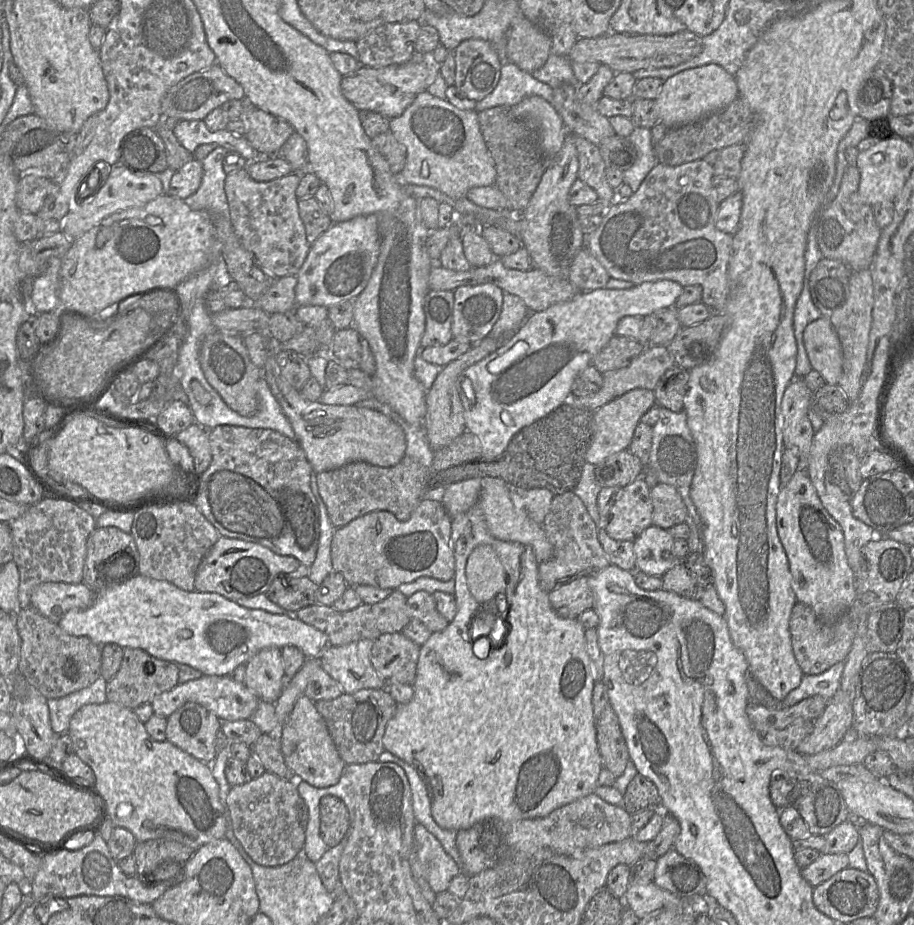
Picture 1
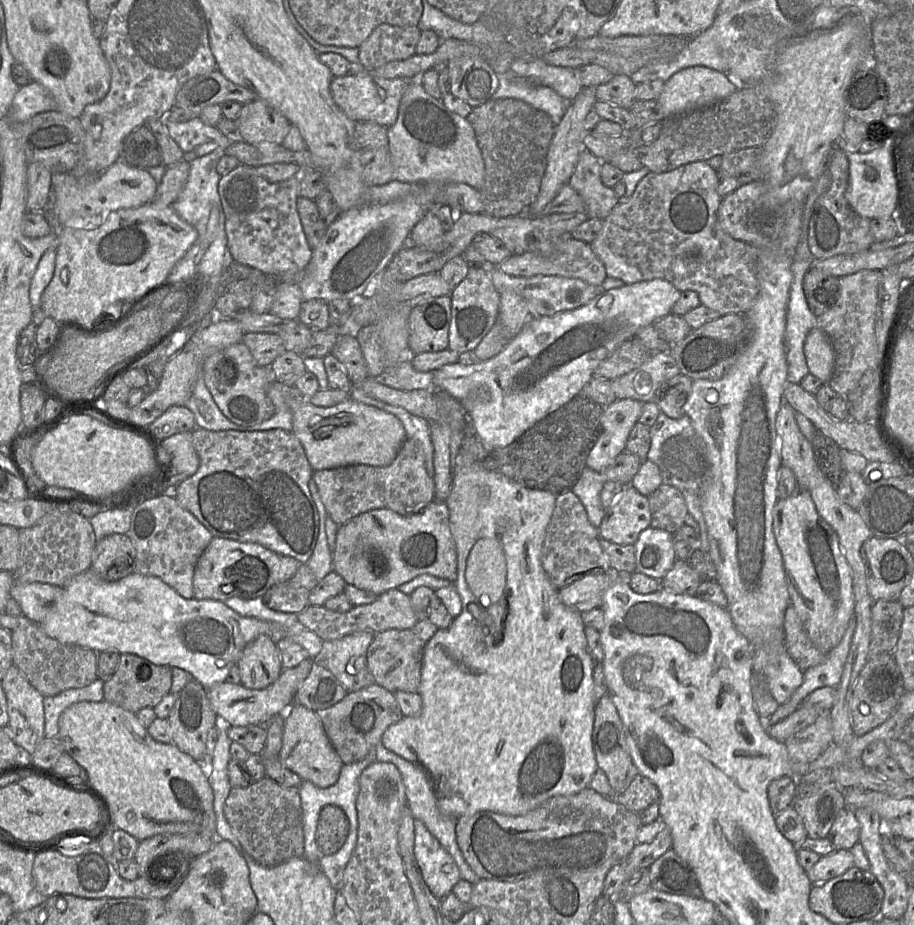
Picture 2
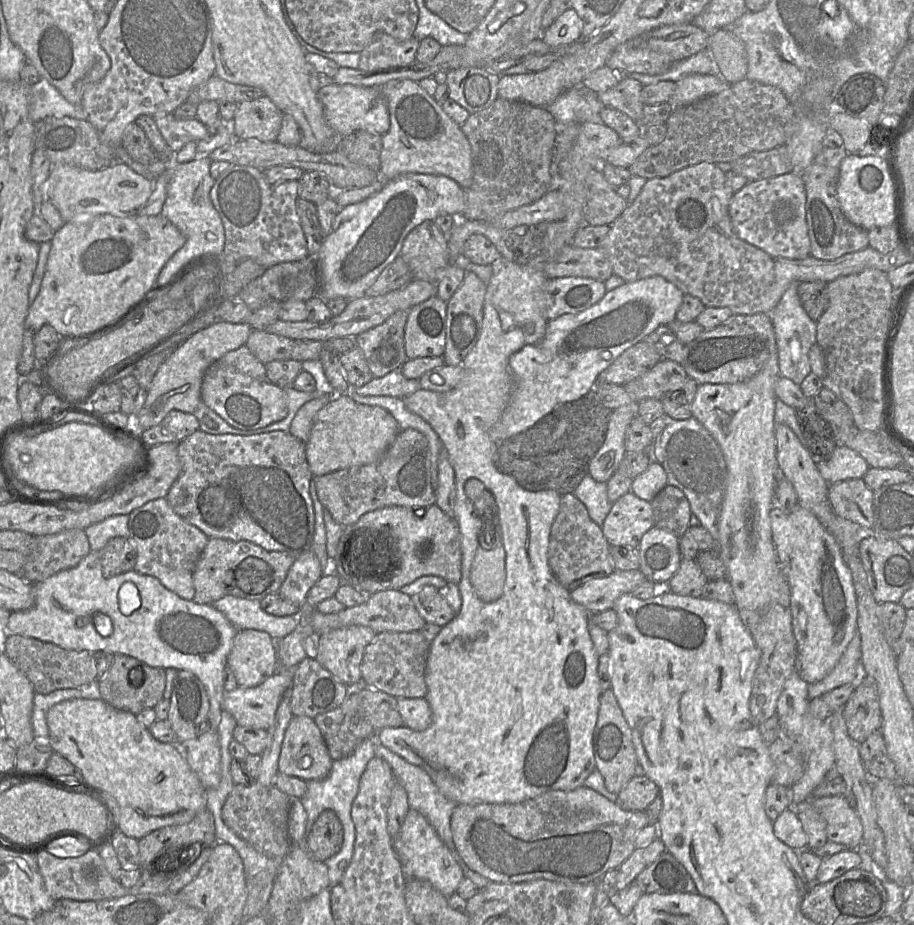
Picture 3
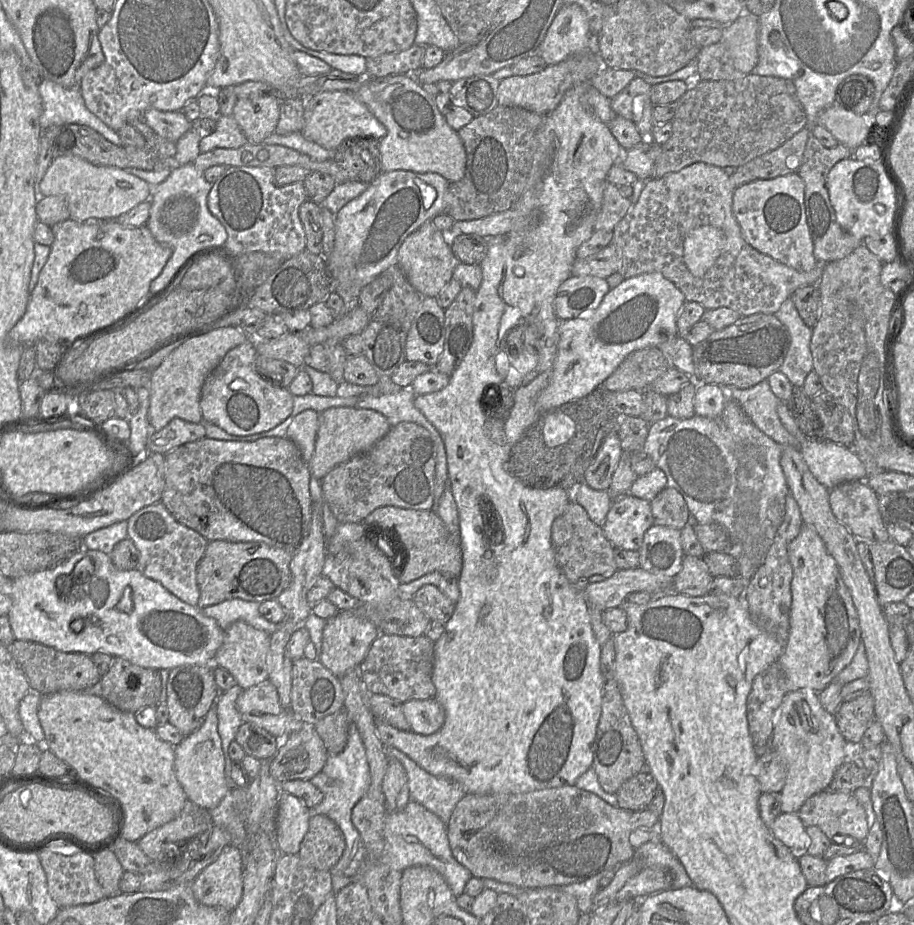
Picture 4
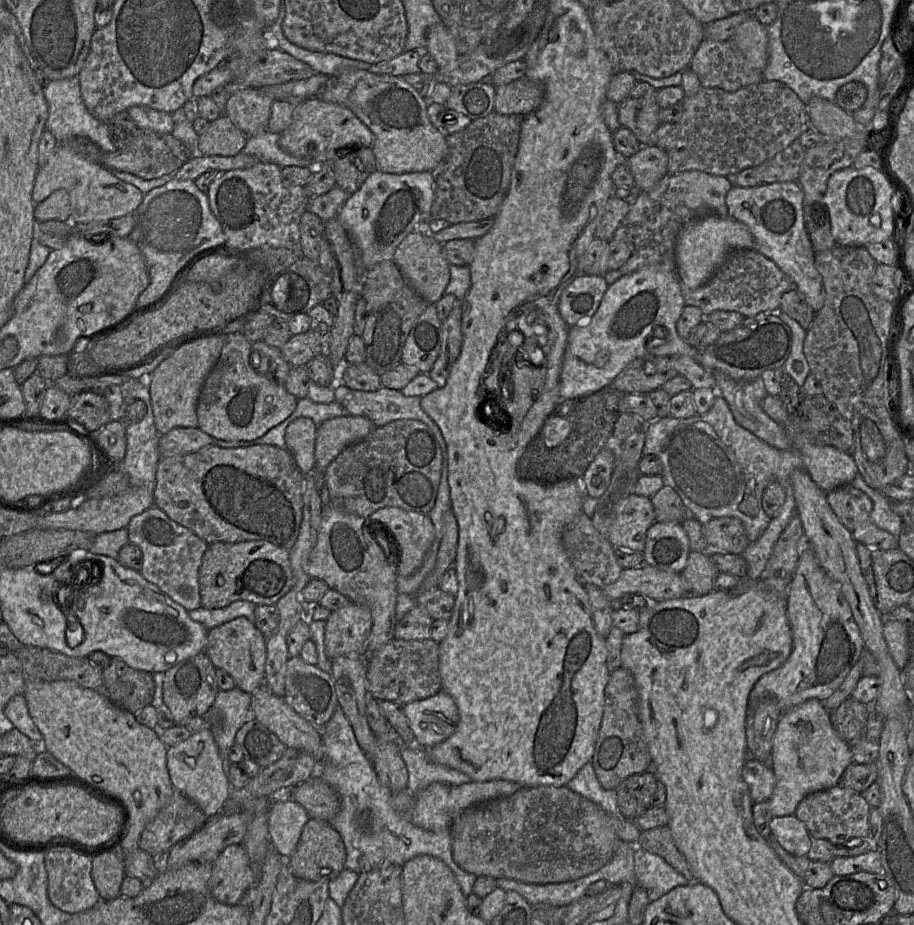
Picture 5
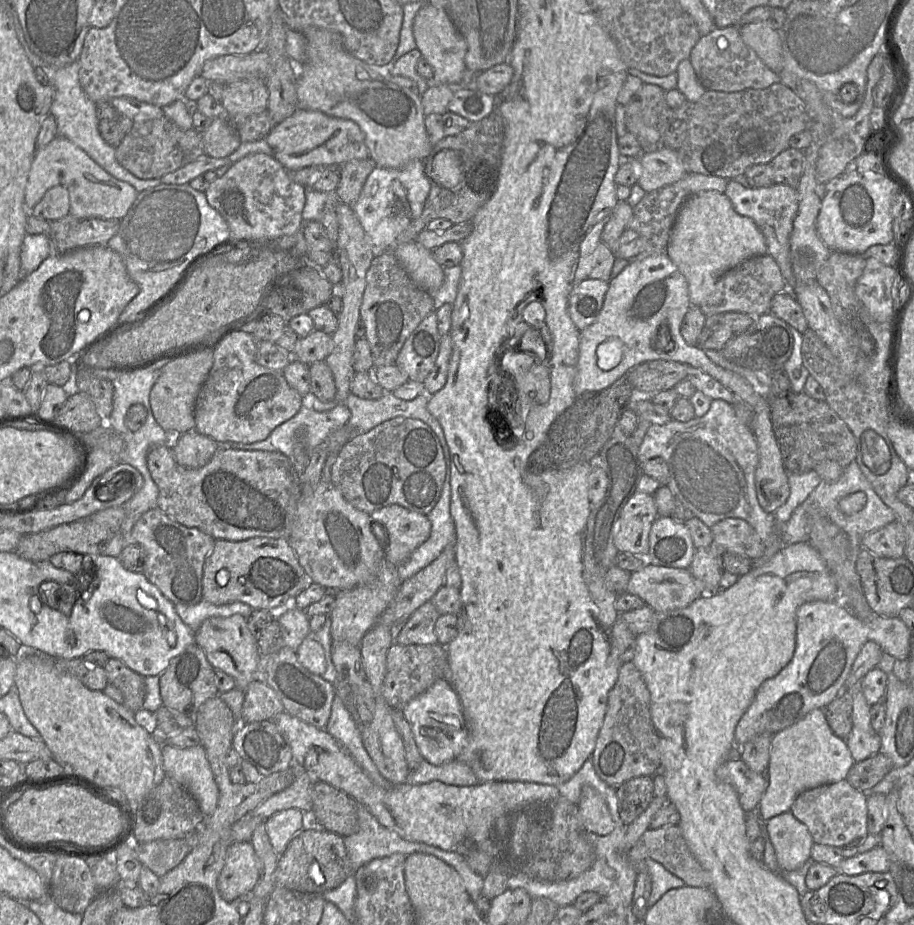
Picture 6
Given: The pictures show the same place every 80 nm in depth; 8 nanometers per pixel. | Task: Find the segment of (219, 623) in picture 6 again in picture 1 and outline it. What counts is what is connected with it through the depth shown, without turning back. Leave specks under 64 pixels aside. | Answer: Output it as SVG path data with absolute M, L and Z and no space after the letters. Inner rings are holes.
M264 648L251 657L245 666L244 685L259 699L275 704L286 683L281 649Z

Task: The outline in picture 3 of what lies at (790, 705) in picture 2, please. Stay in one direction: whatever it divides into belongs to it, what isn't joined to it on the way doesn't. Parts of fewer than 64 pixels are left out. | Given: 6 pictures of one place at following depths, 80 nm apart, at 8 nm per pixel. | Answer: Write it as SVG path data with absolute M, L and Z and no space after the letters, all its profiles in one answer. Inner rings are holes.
M857 630L835 668L822 680L808 685L810 701L848 683L856 683L863 672L860 633Z

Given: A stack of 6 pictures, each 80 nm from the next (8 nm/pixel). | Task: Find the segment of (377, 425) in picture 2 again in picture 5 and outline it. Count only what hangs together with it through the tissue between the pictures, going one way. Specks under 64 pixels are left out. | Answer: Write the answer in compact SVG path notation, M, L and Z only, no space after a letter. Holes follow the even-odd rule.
M341 416L323 422L316 432L313 471L325 471L344 448L364 439L374 429L374 424L361 416Z

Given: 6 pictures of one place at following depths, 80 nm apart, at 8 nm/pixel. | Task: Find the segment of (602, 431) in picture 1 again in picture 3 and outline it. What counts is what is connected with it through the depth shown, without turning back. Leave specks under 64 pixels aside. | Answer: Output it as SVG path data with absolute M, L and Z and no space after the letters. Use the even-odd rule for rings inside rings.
M636 402L612 410L604 441L588 465L588 475L595 481L607 483L618 469L626 453L626 429L637 413Z

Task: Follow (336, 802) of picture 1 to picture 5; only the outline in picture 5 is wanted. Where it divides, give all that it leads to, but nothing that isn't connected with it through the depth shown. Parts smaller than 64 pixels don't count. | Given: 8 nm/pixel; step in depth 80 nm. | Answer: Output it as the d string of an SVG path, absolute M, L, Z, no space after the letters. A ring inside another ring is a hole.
M310 818L304 826L295 851L288 858L293 875L302 880L331 881L344 870L346 849L341 835L330 822Z

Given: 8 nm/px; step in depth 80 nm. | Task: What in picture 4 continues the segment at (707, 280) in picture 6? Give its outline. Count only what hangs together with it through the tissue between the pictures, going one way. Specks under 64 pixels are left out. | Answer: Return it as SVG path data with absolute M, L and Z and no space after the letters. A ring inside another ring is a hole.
M710 225L688 233L683 243L683 260L695 277L702 277L715 263L725 244L722 231Z

